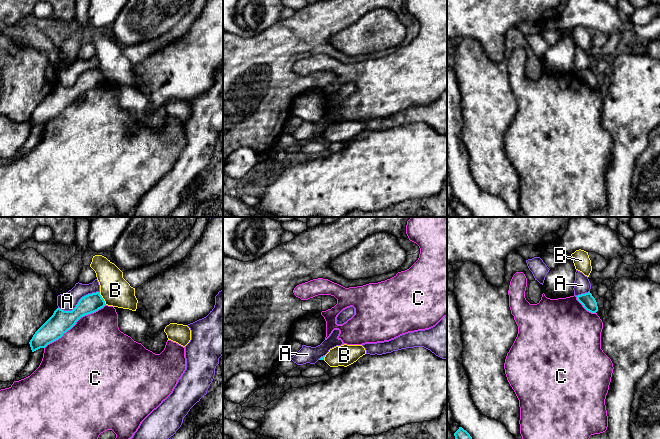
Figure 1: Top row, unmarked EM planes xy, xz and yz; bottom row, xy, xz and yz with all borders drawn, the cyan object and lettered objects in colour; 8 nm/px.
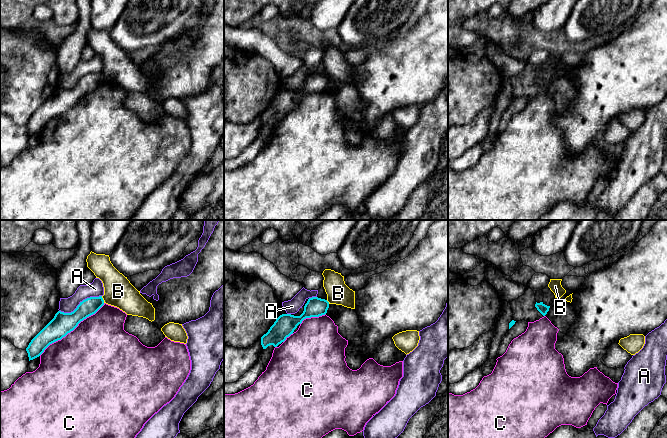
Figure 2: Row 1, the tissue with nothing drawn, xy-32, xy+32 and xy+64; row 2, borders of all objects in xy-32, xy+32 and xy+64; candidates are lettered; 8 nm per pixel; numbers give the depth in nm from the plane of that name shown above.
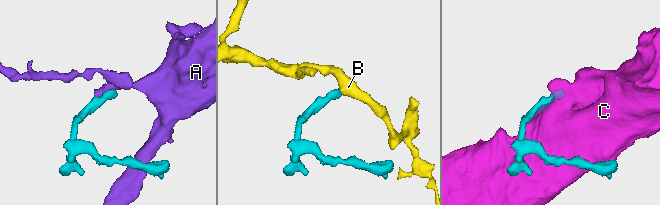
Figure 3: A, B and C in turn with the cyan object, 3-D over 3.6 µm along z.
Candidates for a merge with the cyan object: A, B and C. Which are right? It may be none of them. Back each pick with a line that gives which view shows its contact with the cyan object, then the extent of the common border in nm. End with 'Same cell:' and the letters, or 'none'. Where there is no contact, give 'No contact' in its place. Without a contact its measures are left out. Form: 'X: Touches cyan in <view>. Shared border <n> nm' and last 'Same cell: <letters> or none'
Same cell: none

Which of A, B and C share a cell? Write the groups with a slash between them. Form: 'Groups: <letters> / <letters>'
Groups: A / B / C

